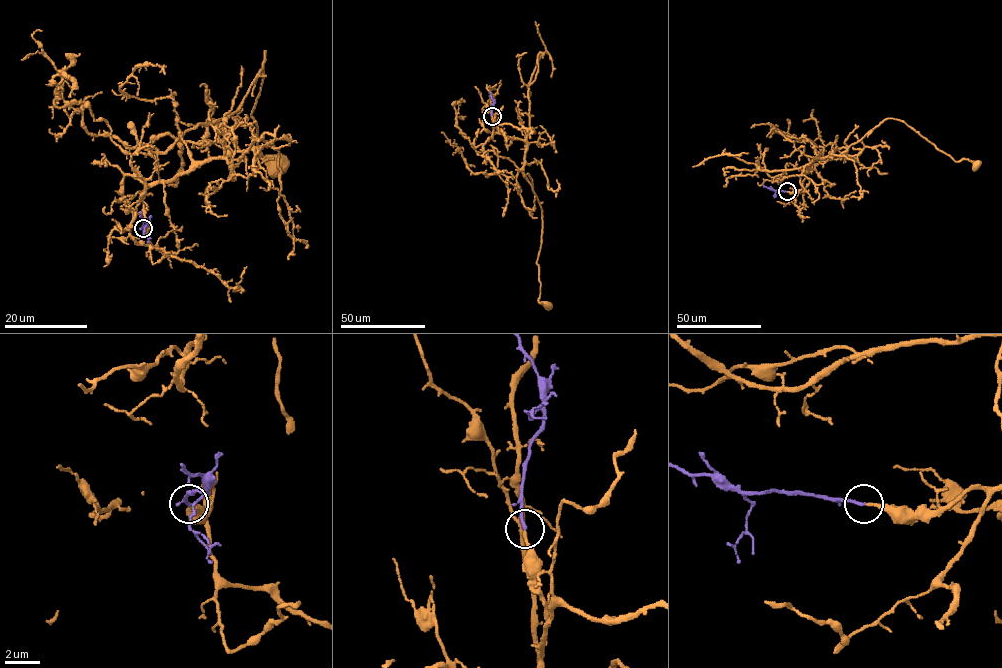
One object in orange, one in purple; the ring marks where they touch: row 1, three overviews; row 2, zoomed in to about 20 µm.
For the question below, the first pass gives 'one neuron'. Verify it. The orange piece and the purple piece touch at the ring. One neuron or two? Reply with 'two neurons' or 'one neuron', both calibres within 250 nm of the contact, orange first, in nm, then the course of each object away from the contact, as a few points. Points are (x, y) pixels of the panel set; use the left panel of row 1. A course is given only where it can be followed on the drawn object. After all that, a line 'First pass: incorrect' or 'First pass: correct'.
one neuron | 180/180 nm | orange via (143, 228), (146, 189), (227, 153), (220, 126), (241, 106), (265, 51), (251, 112), (256, 154), (281, 167) | purple via (143, 228), (148, 225), (141, 219), (140, 212)
First pass: correct

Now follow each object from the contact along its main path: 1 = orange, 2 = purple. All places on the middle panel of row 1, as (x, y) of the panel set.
1: (492, 116), (492, 138), (493, 134), (503, 134), (526, 143), (523, 173), (542, 209), (538, 300), (549, 306)
2: (492, 115), (494, 101), (490, 92)

